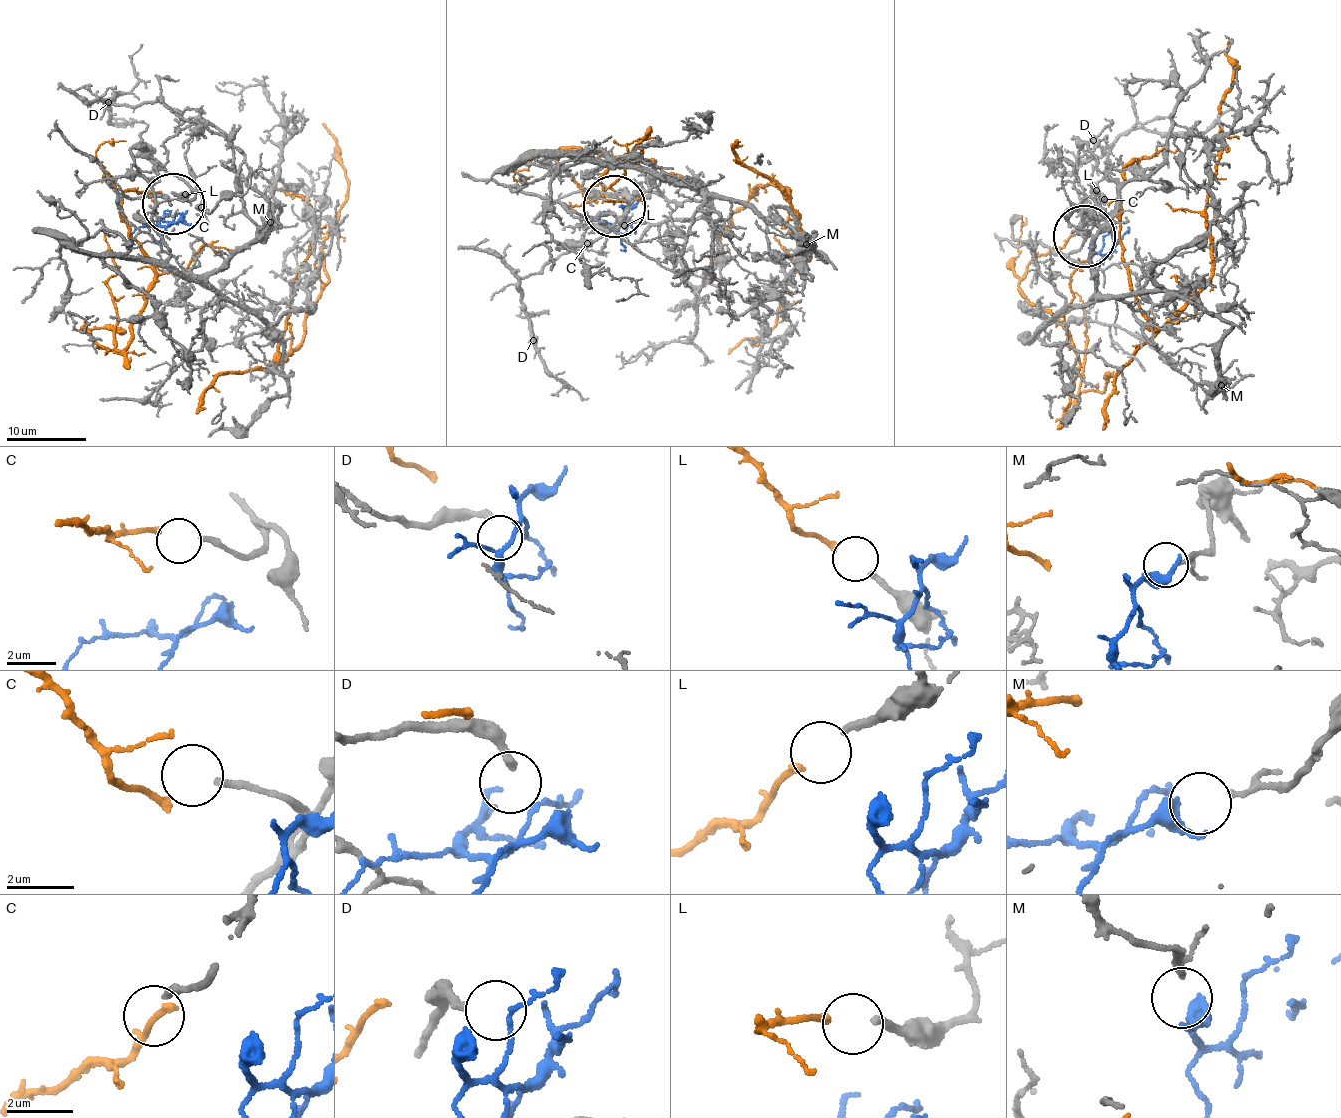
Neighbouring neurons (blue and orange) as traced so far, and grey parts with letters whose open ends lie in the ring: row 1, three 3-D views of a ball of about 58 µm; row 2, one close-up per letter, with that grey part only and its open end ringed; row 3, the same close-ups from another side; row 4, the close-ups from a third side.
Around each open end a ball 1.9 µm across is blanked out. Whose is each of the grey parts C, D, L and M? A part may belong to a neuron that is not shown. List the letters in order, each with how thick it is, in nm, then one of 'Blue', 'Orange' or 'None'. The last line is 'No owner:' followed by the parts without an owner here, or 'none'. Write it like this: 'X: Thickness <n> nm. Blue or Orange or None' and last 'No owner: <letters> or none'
C: Thickness 220 nm. None
D: Thickness 240 nm. None
L: Thickness 200 nm. Orange
M: Thickness 140 nm. Blue
No owner: C, D

